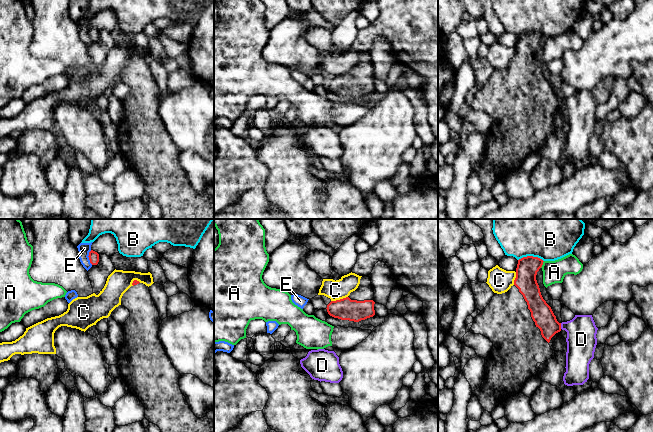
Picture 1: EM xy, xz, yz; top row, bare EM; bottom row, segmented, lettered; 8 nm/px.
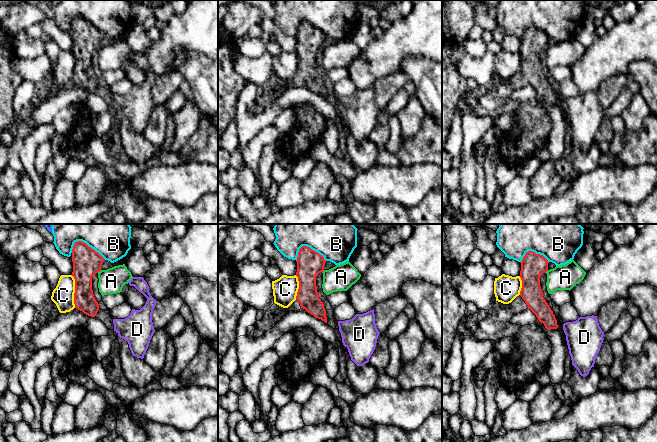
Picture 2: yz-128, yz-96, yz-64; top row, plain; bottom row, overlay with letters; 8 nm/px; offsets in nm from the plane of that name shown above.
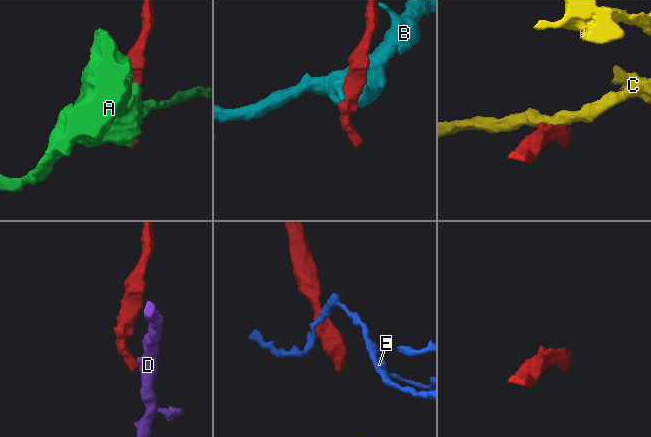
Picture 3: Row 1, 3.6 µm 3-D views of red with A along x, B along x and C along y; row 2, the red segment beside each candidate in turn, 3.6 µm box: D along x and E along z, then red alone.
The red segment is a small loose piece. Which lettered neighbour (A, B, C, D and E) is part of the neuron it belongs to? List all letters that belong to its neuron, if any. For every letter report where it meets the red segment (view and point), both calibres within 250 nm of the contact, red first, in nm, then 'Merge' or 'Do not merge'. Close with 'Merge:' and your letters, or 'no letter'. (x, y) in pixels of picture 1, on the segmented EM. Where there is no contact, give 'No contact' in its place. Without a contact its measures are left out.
A: Touches red at yz (542, 264). Thickness 170 nm (red) against 180 nm. Do not merge
B: Touches red at yz (531, 256). Thickness 170 nm (red) against 500 nm. Do not merge
C: Touches red at xz (340, 299). Thickness 180 nm (red) against 160 nm. Do not merge
D: Touches red at yz (560, 326). Thickness 170 nm (red) against 240 nm. Do not merge
E: Touches red at xy (88, 256). Thickness 80 nm (red) against 100 nm. Do not merge
Merge: no letter

